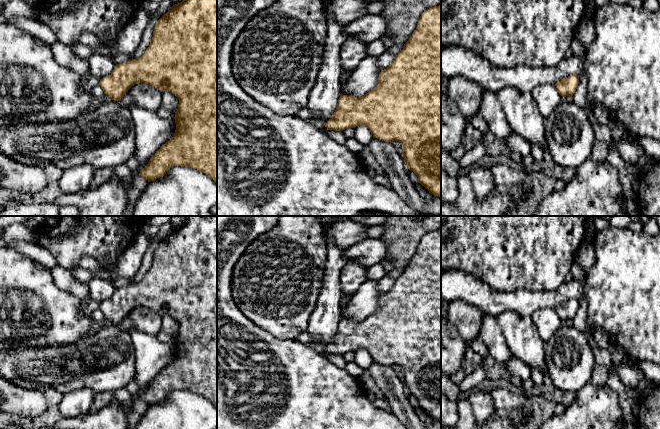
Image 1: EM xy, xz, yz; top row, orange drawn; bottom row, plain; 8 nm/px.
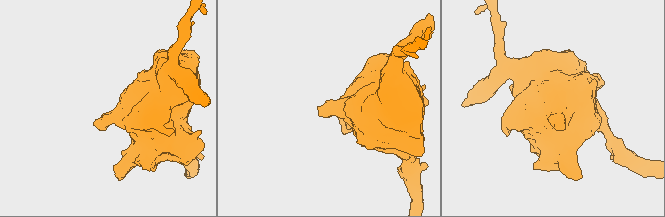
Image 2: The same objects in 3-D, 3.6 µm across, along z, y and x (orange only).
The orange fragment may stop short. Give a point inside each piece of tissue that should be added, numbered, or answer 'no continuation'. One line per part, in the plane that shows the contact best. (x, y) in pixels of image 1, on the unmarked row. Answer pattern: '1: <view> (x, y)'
no continuation

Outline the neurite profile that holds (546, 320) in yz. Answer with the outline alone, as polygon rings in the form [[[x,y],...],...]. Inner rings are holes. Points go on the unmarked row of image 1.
[[[540,308],[534,311],[530,317],[544,343],[557,332],[563,323],[553,308]]]

